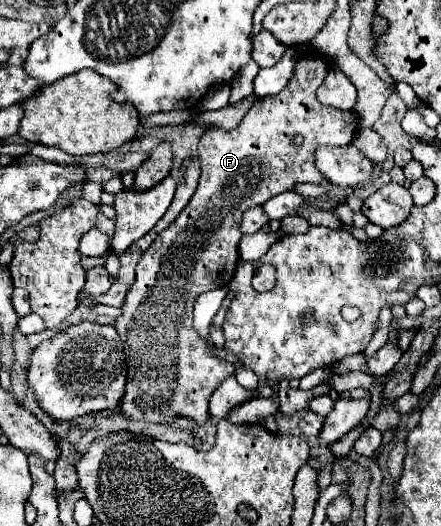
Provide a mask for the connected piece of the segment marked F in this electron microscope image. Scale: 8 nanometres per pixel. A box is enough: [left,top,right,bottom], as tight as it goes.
[115,53,359,425]

